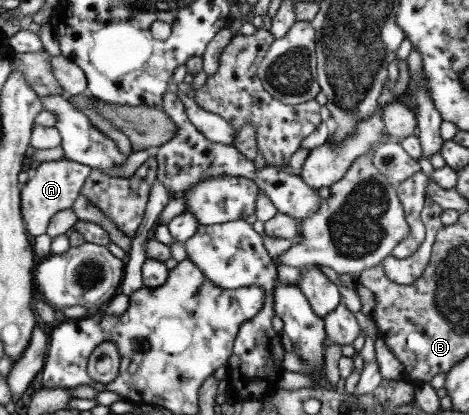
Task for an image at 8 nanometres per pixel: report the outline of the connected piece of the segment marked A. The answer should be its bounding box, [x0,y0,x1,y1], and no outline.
[19,158,92,237]

